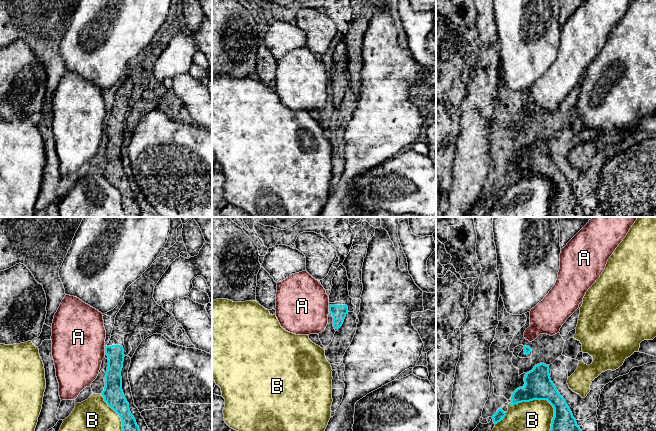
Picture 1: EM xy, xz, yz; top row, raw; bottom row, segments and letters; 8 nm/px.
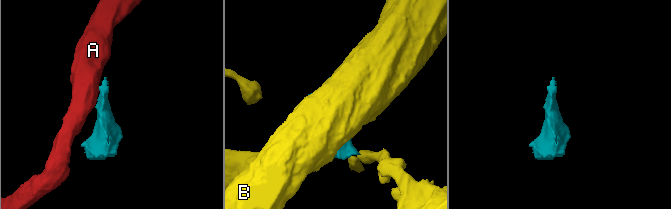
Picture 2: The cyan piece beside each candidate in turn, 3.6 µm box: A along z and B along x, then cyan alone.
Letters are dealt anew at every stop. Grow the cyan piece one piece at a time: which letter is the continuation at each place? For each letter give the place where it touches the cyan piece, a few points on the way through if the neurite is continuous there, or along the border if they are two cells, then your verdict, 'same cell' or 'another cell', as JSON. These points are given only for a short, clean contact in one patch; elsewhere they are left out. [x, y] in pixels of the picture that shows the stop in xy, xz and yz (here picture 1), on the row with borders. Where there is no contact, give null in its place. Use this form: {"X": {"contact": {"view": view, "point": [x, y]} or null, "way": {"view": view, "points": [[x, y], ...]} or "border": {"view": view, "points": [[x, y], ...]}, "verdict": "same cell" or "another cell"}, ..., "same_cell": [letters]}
{"A": {"contact": {"view": "xy", "point": [105, 350]}, "border": {"view": "xy", "points": [[104, 346], [105, 354]]}, "verdict": "another cell"}, "B": {"contact": {"view": "yz", "point": [543, 399]}, "verdict": "another cell"}, "same_cell": []}

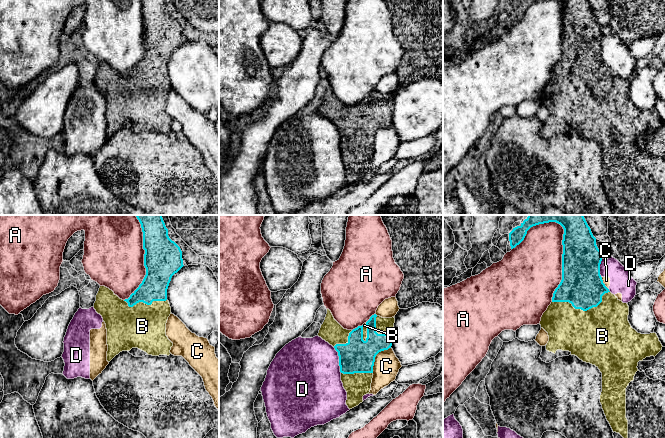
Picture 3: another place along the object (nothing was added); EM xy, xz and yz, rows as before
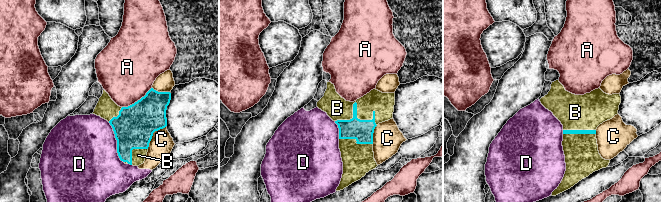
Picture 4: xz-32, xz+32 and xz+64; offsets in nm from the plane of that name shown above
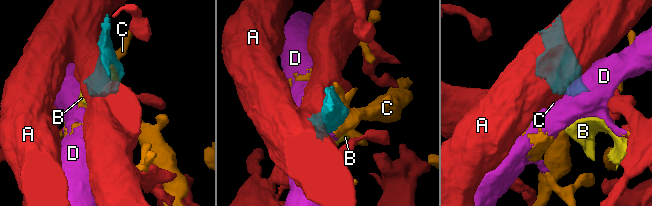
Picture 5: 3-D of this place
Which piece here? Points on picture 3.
{"A": {"contact": {"view": "yz", "point": [562, 258]}, "verdict": "another cell"}, "B": {"contact": {"view": "yz", "point": [582, 309]}, "verdict": "same cell"}, "C": {"contact": {"view": "xz", "point": [375, 356]}, "verdict": "another cell"}, "D": {"contact": {"view": "xz", "point": [339, 360]}, "verdict": "another cell"}, "same_cell": ["B"]}

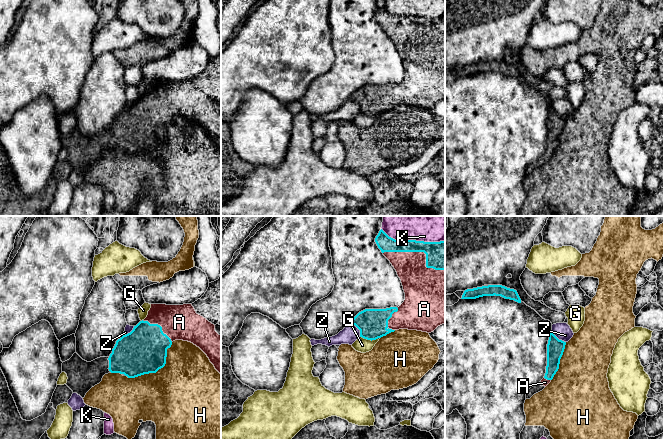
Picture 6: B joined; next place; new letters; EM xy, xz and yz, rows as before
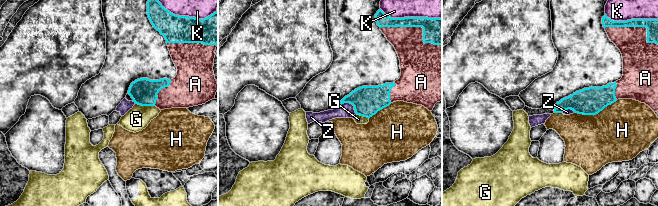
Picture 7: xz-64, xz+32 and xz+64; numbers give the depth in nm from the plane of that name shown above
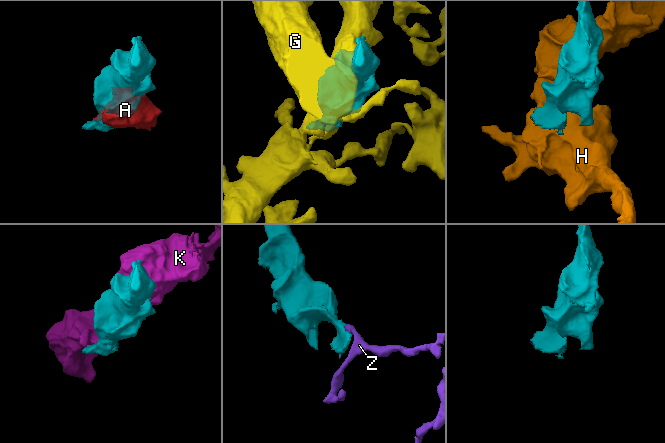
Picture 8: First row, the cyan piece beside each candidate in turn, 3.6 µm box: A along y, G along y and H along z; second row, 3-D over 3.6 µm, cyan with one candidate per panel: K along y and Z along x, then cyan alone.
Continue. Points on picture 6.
{"A": {"contact": {"view": "xz", "point": [419, 251]}, "verdict": "same cell"}, "G": {"contact": {"view": "xz", "point": [370, 339]}, "verdict": "another cell"}, "H": {"contact": {"view": "xy", "point": [156, 371]}, "verdict": "another cell"}, "K": {"contact": {"view": "xz", "point": [413, 240]}, "verdict": "another cell"}, "Z": {"contact": {"view": "xz", "point": [358, 328]}, "border": {"view": "xz", "points": [[350, 323], [359, 330], [360, 336]]}, "verdict": "another cell"}, "same_cell": ["A"]}

